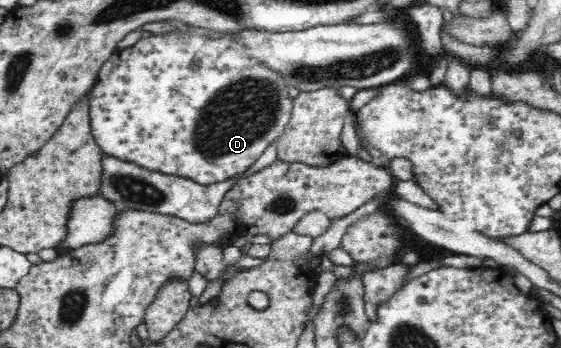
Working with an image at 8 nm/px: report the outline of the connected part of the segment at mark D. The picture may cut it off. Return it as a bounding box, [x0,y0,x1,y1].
[88,26,294,186]

